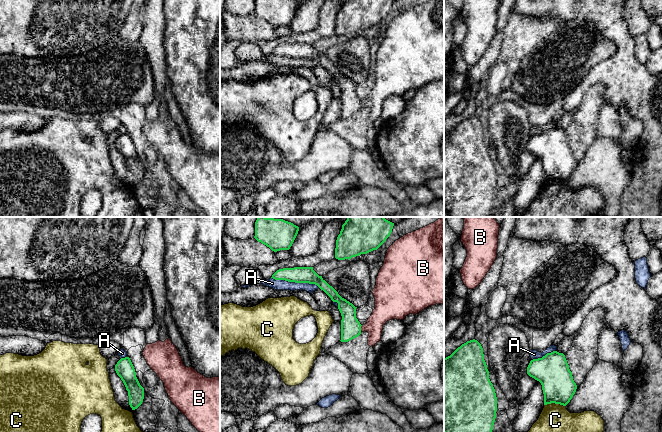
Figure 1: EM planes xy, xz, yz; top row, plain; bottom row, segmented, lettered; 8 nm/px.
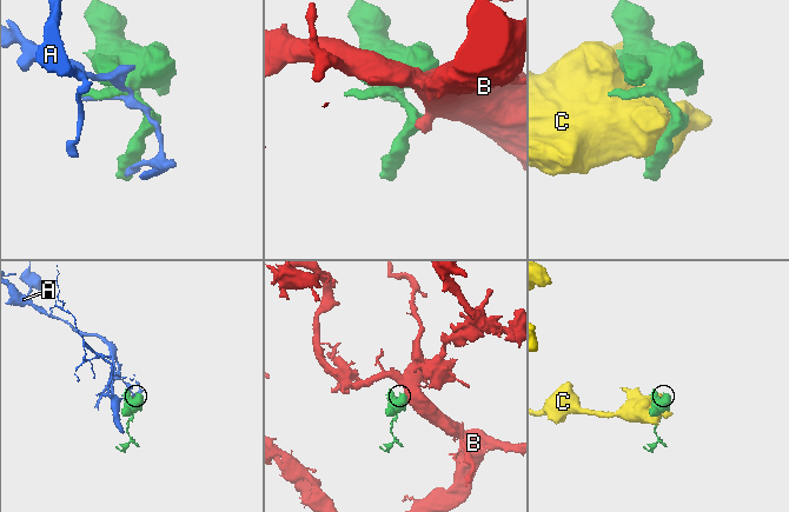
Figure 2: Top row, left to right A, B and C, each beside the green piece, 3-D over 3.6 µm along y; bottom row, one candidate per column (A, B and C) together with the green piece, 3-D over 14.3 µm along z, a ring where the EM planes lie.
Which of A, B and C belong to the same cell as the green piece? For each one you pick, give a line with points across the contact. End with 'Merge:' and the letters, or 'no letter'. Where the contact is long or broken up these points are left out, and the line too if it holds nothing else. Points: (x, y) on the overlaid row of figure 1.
B: way xz (350, 326), (352, 328), (360, 328), (368, 327), (385, 310)
Merge: B

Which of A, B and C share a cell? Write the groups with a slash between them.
A / B / C

